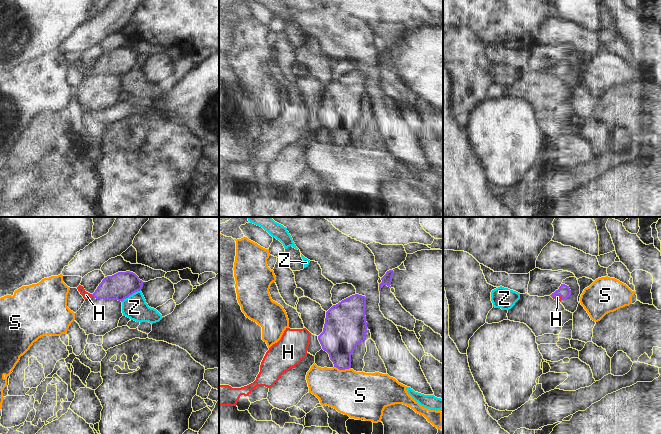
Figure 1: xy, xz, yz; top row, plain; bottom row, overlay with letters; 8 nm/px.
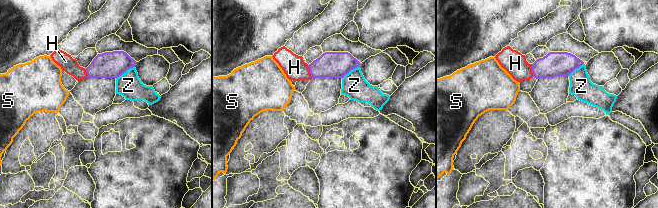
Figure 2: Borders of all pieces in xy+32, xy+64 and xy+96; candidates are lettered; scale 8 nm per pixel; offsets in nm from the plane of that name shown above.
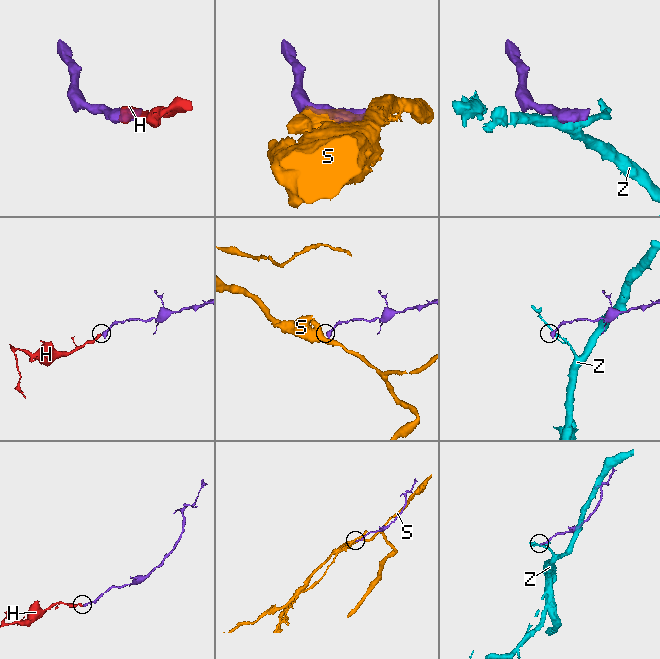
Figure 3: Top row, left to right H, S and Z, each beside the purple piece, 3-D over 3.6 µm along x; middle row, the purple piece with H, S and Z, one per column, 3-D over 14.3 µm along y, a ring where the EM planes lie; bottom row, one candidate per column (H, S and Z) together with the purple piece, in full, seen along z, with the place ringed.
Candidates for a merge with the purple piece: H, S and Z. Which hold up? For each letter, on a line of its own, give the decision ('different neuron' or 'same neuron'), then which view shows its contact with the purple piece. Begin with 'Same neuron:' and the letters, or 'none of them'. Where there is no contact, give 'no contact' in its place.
Same neuron: H
H: same neuron | xy
S: different neuron | xz
Z: different neuron | xy

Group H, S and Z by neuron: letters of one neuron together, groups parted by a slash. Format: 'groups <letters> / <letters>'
groups H / S / Z

